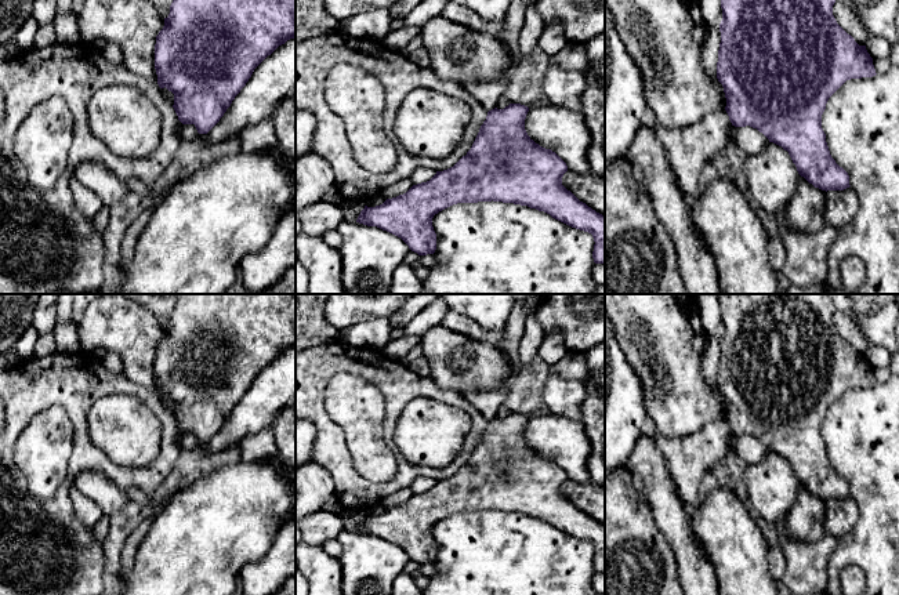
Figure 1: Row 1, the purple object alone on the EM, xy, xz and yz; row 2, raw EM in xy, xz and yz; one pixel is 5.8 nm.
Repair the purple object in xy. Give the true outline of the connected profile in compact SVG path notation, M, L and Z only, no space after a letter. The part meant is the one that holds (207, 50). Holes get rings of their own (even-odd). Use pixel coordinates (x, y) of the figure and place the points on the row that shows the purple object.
M173 0L164 26L156 36L155 69L157 84L174 94L174 110L182 124L193 124L199 134L207 134L224 116L235 97L246 86L254 69L287 40L296 39L296 0Z

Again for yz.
M721 0L722 21L718 50L717 79L724 87L732 126L750 126L762 133L769 142L789 152L797 171L822 191L849 188L849 175L831 157L822 115L829 98L851 79L873 77L876 69L866 46L859 46L835 21L835 0Z

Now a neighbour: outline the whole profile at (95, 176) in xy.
M86 160L80 163L73 173L73 178L98 195L104 206L122 200L130 192L117 181L116 174L101 162Z

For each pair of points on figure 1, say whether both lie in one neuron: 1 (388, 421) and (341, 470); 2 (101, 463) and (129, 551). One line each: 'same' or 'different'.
1: same
2: different

